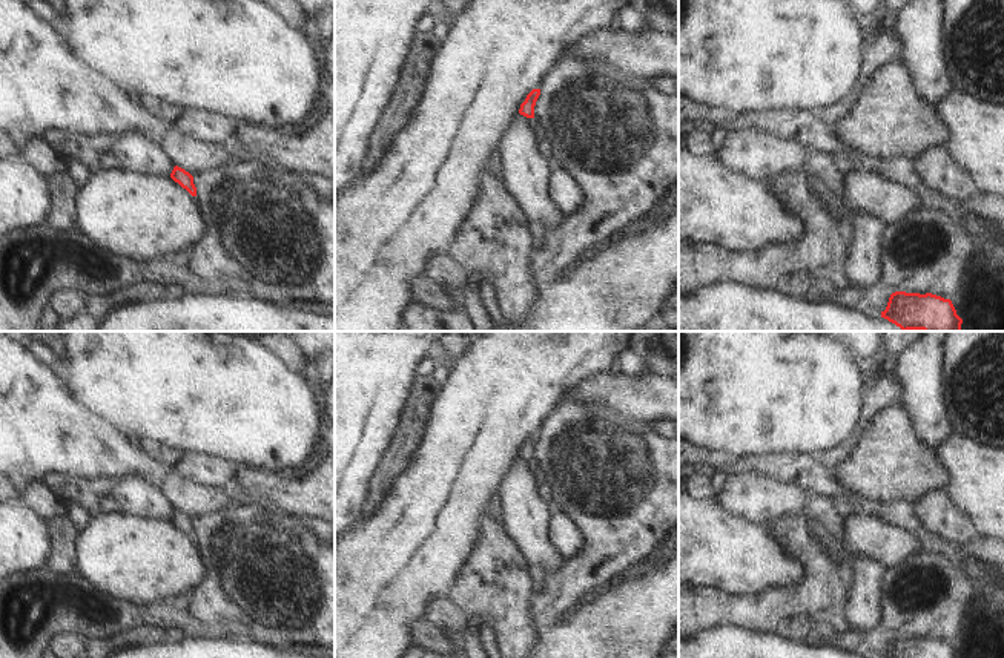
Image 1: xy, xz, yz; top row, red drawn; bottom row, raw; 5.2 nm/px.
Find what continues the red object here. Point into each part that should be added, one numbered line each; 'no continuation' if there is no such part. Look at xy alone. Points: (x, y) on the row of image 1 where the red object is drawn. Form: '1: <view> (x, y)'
no continuation

